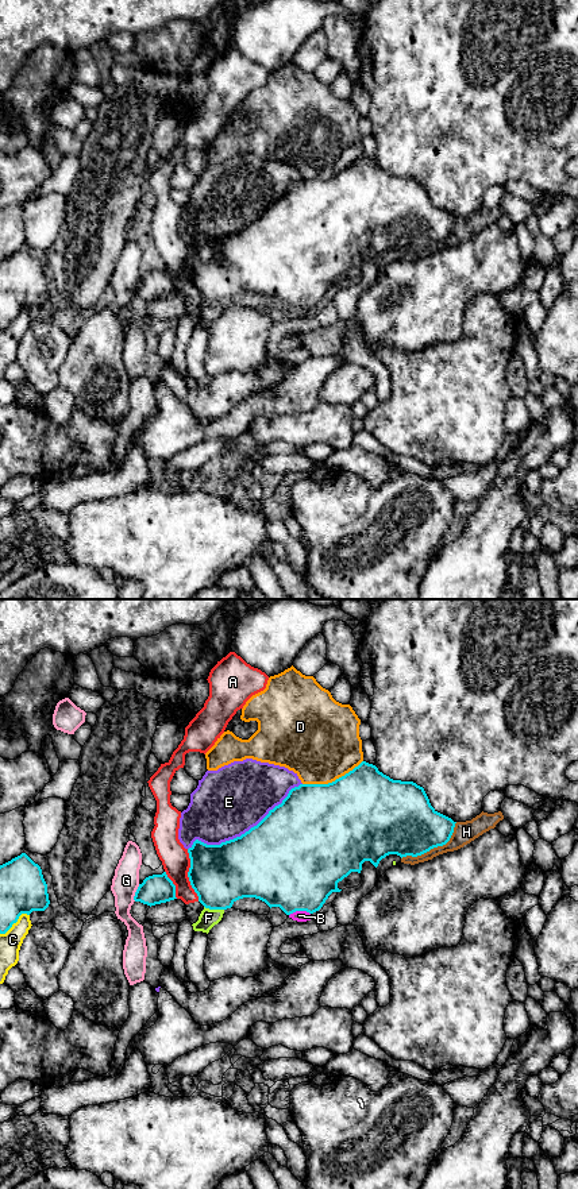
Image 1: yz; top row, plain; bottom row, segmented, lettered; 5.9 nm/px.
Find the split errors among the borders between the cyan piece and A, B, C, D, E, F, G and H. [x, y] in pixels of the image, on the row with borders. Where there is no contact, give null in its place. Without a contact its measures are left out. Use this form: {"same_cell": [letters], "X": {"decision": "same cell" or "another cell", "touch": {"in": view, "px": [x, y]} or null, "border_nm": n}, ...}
{"same_cell": ["B"], "A": {"decision": "another cell", "touch": {"in": "yz", "px": [188, 875]}, "border_nm": 320}, "B": {"decision": "same cell", "touch": {"in": "yz", "px": [299, 910]}, "border_nm": 130}, "C": {"decision": "another cell", "touch": {"in": "yz", "px": [15, 922]}, "border_nm": 220}, "D": {"decision": "another cell", "touch": {"in": "yz", "px": [332, 782]}, "border_nm": 380}, "E": {"decision": "another cell", "touch": {"in": "yz", "px": [246, 832]}, "border_nm": 800}, "F": {"decision": "another cell", "touch": {"in": "yz", "px": [214, 908]}, "border_nm": 120}, "G": {"decision": "another cell", "touch": {"in": "yz", "px": [135, 892]}, "border_nm": 110}, "H": {"decision": "another cell", "touch": {"in": "yz", "px": [434, 846]}, "border_nm": 400}}

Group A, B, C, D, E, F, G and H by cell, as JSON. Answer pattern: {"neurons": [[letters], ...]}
{"neurons": [["A"], ["B"], ["C"], ["D"], ["E"], ["F", "H"], ["G"]]}

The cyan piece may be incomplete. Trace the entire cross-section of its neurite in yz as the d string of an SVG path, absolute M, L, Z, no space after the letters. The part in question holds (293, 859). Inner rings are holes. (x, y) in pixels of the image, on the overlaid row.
M362 761L352 771L328 784L300 784L289 791L281 804L248 831L220 845L207 845L199 839L188 849L190 868L188 877L199 902L209 910L227 910L243 897L255 897L270 908L280 907L297 922L312 919L332 892L340 892L338 883L351 872L361 873L362 864L370 861L375 868L389 854L401 858L417 857L434 848L446 845L455 823L438 812L423 787L413 781L393 780L373 764Z

